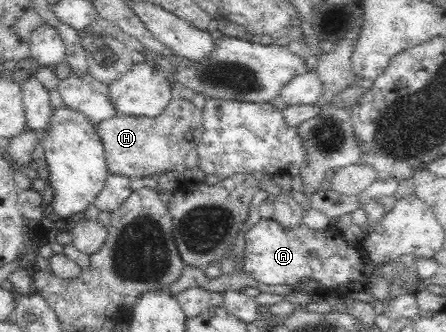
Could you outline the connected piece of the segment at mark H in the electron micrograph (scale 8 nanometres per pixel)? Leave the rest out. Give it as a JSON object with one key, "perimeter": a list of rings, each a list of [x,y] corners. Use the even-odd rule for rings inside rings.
{"perimeter":[[[173,97],[157,117],[115,114],[96,127],[104,145],[109,173],[128,178],[171,173],[174,165],[183,163],[204,133],[201,109],[193,104],[193,100],[177,97]]]}

